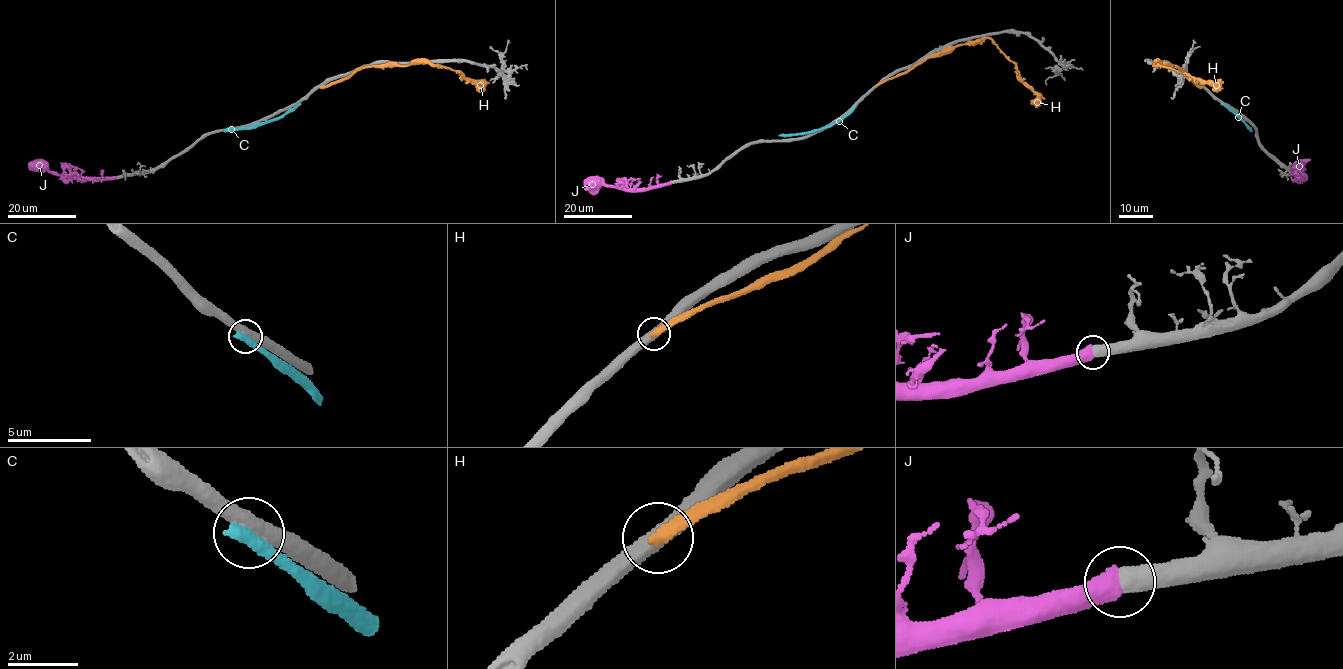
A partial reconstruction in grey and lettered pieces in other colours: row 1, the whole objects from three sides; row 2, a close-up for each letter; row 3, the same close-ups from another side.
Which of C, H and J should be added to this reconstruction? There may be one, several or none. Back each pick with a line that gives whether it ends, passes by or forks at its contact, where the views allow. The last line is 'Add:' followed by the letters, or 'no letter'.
J: It ends there
Add: J

